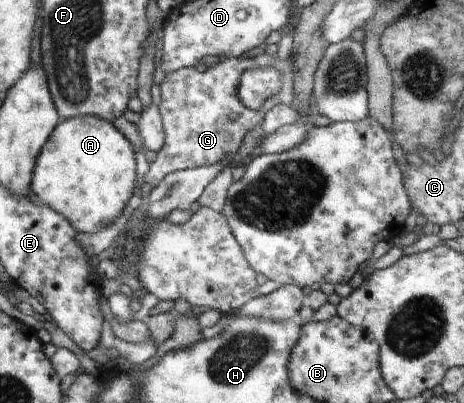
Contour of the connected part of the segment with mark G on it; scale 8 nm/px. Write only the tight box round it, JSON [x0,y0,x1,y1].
[143,51,296,186]

